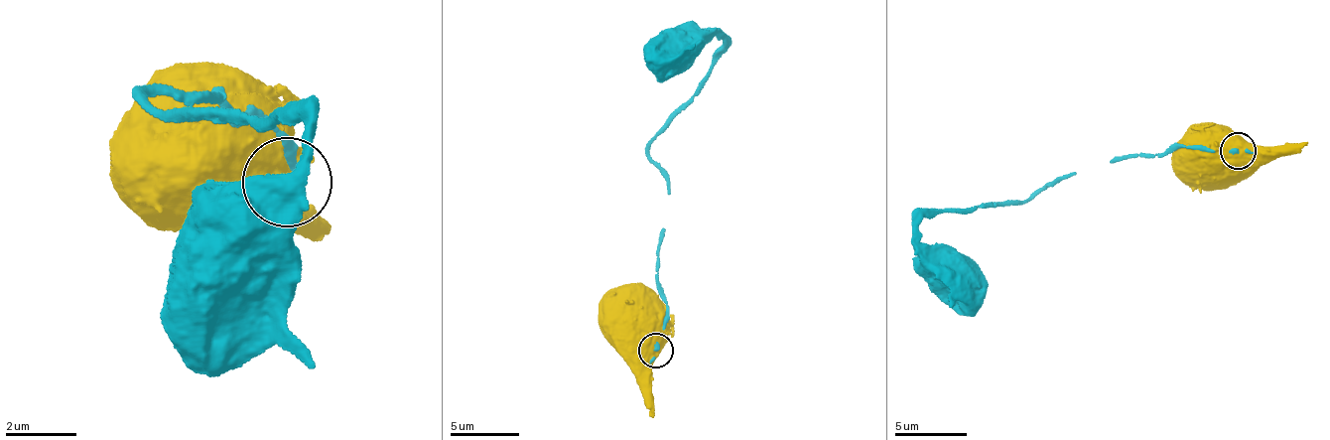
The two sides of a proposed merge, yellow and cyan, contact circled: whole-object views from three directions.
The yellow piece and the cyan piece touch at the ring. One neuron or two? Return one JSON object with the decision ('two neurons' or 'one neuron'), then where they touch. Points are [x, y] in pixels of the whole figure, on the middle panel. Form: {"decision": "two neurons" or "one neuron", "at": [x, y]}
{"decision": "two neurons", "at": [655, 351]}

